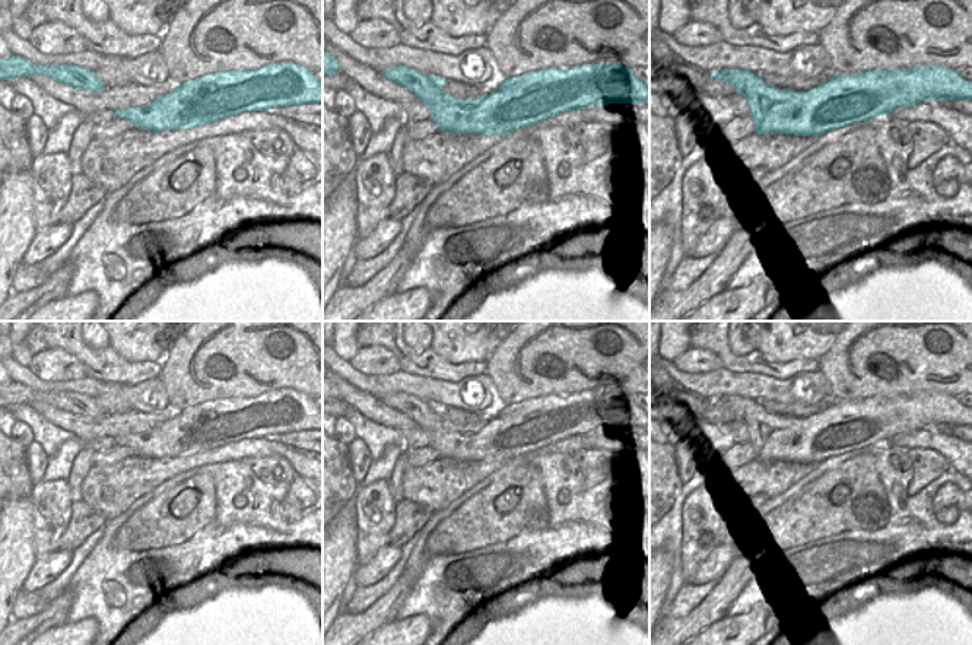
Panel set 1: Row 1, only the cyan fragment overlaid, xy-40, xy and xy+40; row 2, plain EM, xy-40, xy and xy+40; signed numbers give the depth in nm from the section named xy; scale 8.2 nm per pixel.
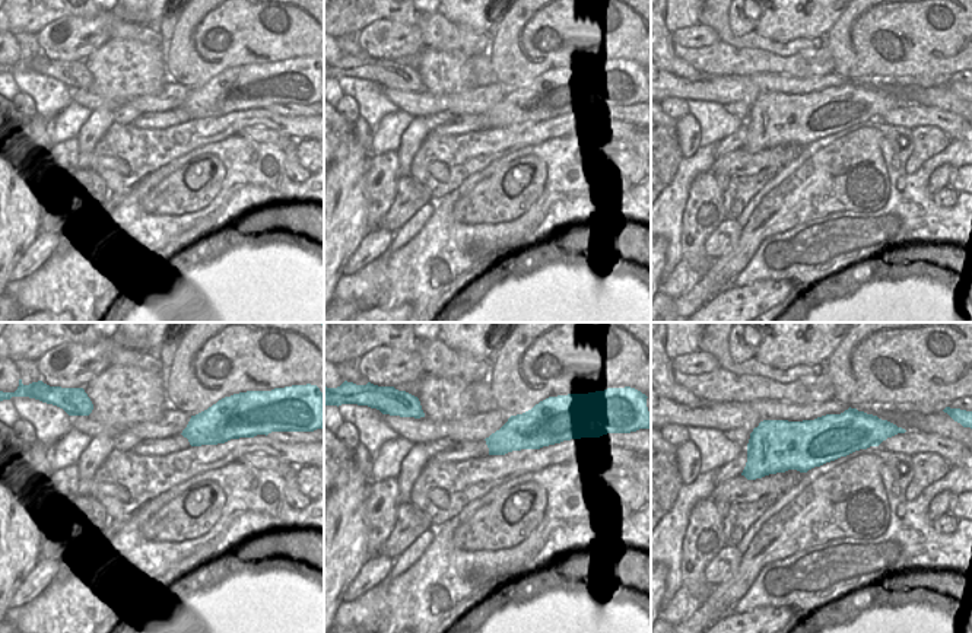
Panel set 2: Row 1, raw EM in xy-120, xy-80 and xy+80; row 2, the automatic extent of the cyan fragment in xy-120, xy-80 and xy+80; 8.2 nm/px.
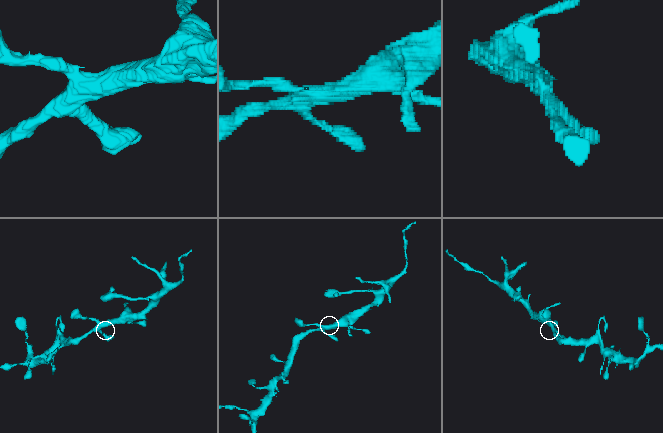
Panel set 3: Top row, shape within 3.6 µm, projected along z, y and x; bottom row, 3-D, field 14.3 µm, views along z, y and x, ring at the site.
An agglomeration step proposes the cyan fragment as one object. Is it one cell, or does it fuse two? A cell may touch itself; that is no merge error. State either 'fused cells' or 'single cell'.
single cell

